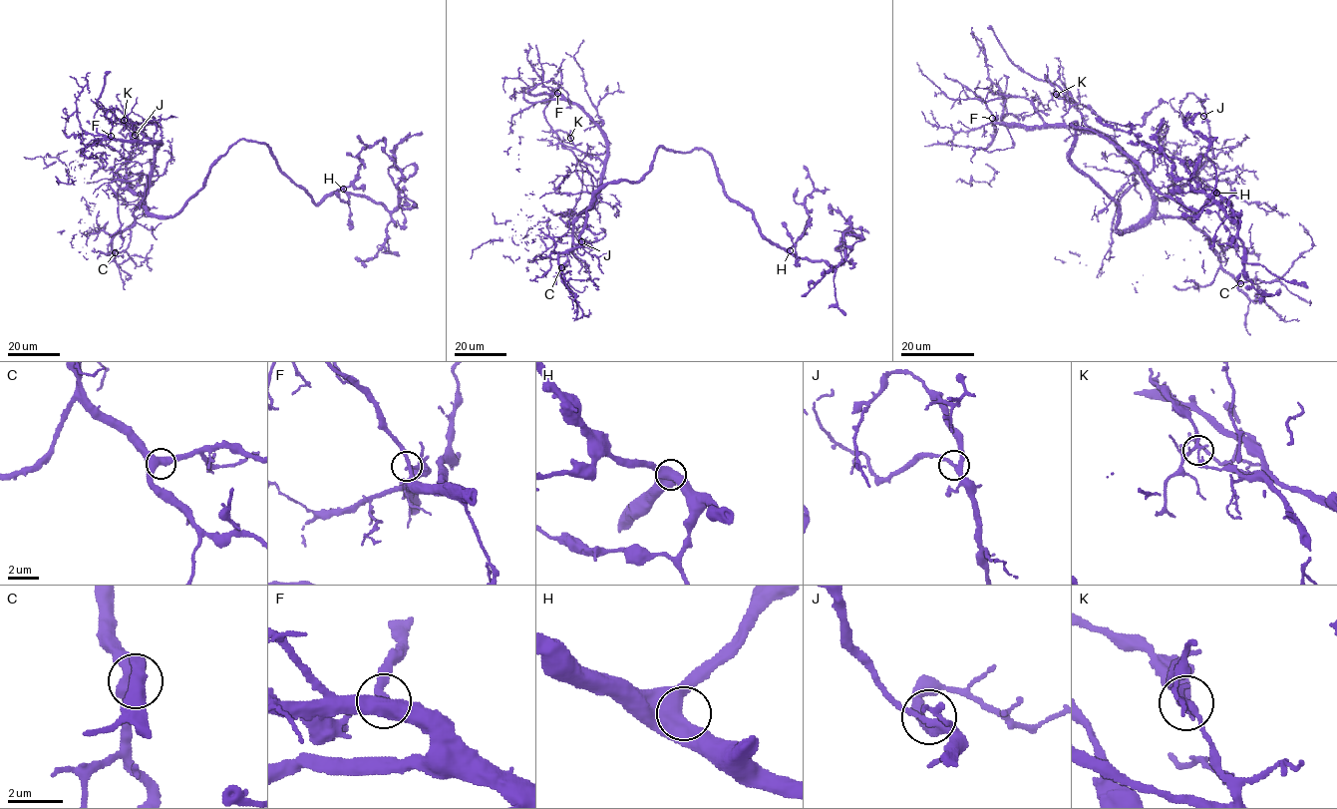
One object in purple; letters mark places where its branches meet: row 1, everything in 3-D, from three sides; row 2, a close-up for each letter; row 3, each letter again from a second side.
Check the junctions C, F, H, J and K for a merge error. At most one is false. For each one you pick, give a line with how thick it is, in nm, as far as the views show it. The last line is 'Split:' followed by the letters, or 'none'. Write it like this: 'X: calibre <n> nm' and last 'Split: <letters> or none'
K: calibre 200 nm
Split: K

